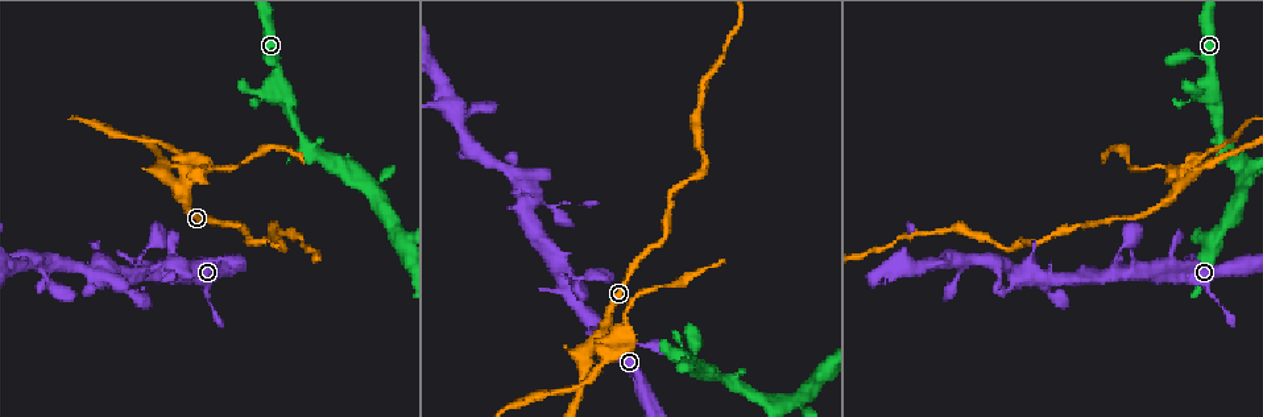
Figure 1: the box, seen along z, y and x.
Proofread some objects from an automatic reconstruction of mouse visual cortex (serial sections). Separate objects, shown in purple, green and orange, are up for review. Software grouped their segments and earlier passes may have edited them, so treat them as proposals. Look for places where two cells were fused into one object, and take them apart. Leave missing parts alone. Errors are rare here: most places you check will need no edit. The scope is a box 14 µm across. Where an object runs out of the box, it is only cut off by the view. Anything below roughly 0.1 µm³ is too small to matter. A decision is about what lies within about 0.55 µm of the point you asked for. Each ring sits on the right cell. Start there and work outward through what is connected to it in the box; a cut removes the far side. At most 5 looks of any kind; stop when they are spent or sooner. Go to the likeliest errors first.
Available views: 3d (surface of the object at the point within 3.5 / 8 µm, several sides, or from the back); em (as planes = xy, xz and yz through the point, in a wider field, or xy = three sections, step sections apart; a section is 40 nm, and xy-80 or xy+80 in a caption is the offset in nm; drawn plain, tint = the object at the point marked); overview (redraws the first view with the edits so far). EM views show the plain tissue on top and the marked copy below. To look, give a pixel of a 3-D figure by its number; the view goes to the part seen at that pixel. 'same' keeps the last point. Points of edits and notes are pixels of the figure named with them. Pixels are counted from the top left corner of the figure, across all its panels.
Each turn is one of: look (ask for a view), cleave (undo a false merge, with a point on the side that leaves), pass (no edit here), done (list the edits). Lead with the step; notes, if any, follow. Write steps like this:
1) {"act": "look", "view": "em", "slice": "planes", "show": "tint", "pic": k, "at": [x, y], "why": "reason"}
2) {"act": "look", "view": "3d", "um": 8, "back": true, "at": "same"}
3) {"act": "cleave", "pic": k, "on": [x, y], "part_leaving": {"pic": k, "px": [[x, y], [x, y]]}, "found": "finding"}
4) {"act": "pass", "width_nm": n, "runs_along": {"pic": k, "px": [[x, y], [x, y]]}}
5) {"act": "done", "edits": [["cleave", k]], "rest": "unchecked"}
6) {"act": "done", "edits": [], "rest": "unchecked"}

{"act": "look", "view": "3d", "um": 3.5, "pic": 1, "at": [1006, 247], "why": "sharp bend"}

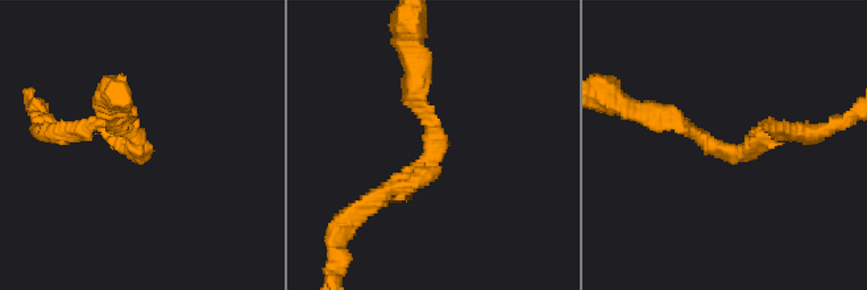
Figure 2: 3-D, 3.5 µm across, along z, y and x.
{"act": "look", "view": "em", "slice": "xy", "step": 3, "show": "tint", "pic": 2, "at": [733, 151]}

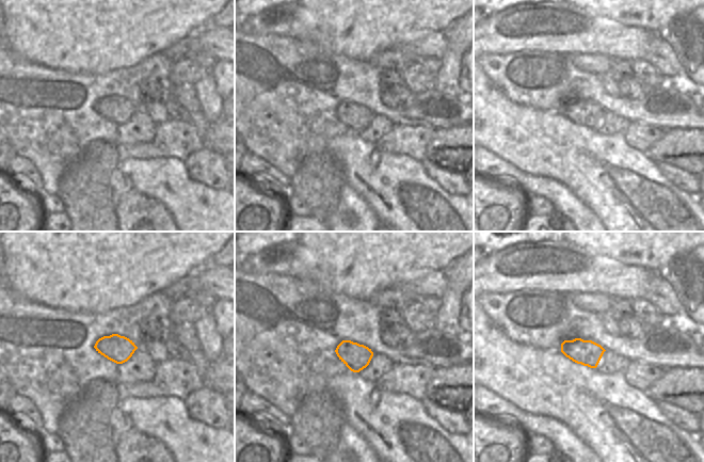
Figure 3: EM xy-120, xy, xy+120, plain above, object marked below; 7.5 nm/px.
{"act": "pass", "arm_widths_nm": [200, 200], "runs_along": {"pic": 2, "px": [[376, 198], [428, 170], [413, 83]]}, "found": "continuous, no second cell"}

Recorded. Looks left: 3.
{"act": "look", "view": "3d", "um": 3.5, "pic": 1, "at": [130, 294], "why": "thin neck"}

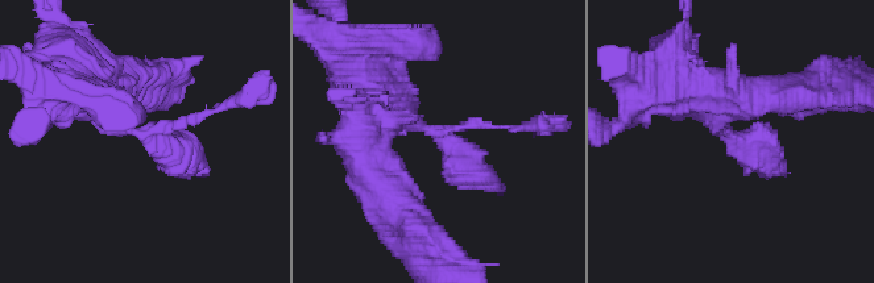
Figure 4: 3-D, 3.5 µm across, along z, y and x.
{"act": "look", "view": "em", "slice": "xy", "step": 1, "show": "tint", "pic": 4, "at": [723, 131], "why": "need the tissue"}

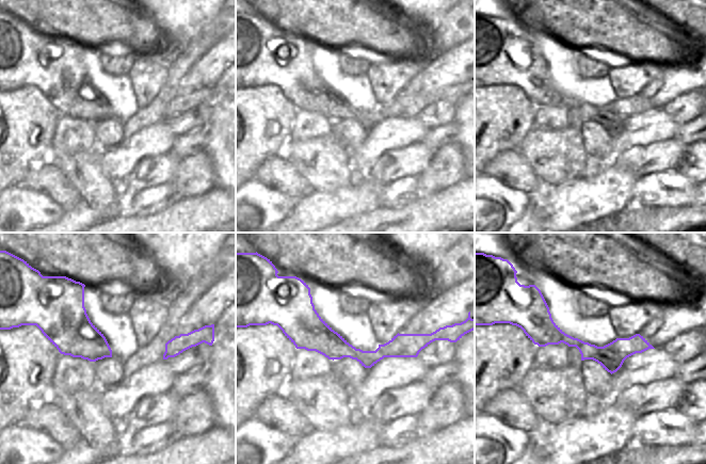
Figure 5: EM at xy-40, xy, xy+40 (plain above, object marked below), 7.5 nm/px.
{"act": "pass", "runs_along": {"pic": 5, "px": [[288, 331], [359, 355], [424, 338]]}, "found": "continuous, no second cell"}

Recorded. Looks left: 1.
{"act": "done", "edits": [], "rest": "unchecked"}

